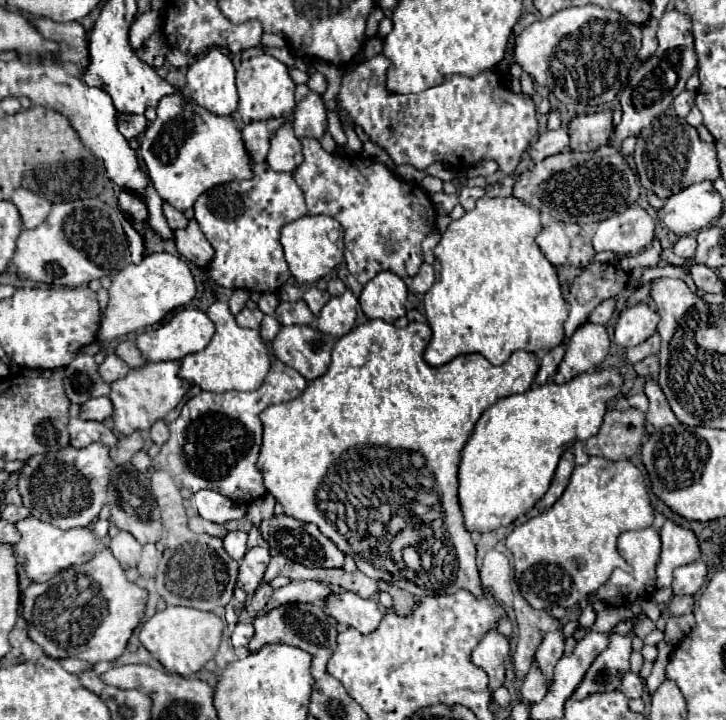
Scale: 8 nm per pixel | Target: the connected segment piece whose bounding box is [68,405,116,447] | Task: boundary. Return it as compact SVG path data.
M80 405L70 407L68 433L70 433L70 445L72 447L88 447L94 441L100 441L100 443L104 443L108 447L116 445L114 433L104 423L80 419Z

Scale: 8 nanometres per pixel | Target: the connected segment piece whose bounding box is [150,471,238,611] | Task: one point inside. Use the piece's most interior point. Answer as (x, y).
(196, 571)

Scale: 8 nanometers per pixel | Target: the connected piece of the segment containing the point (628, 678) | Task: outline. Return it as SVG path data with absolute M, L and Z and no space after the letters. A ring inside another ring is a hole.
M626 673L626 675L622 677L622 687L620 687L620 691L622 691L628 699L640 697L640 695L642 695L642 689L644 689L642 679L640 679L636 673Z

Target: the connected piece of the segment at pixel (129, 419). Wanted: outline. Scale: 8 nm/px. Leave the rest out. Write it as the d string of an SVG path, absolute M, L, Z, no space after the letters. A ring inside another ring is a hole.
M160 361L148 363L140 369L132 369L126 377L114 381L110 387L110 401L114 403L114 425L120 433L130 435L134 431L148 431L152 423L164 419L190 391L192 383L180 379L180 361Z

